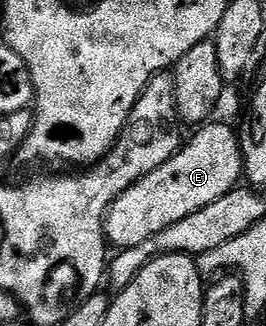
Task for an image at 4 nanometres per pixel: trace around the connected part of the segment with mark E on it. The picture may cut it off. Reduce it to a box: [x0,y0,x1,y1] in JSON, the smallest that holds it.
[106,122,243,249]

